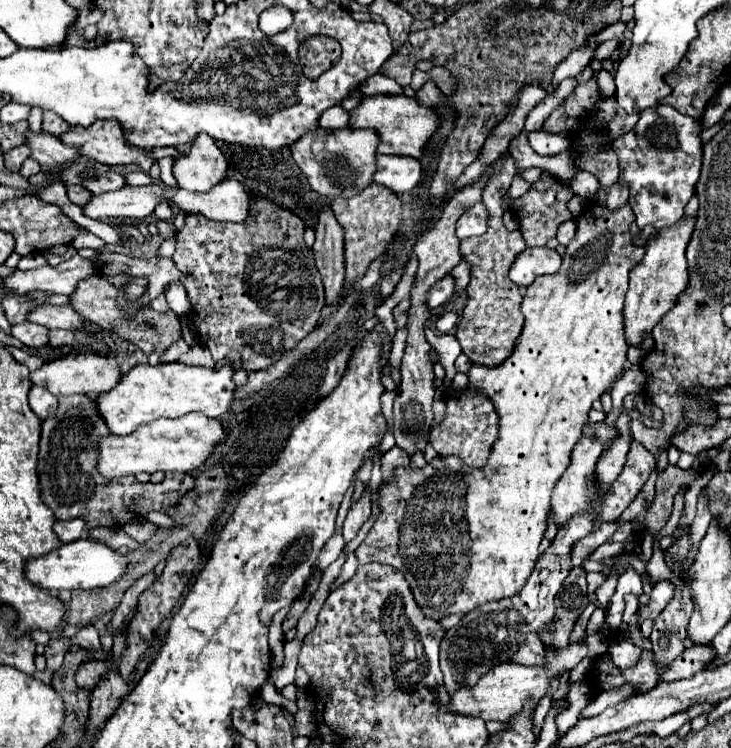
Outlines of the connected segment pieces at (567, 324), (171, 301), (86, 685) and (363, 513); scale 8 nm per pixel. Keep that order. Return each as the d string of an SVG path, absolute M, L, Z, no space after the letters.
M590 203L584 213L578 219L578 231L574 235L574 239L570 241L570 245L566 247L566 253L562 257L562 267L552 273L552 275L542 275L538 277L532 285L526 287L526 293L522 297L522 305L520 311L524 315L524 327L522 333L518 337L518 343L514 345L512 355L496 365L496 367L486 367L486 365L478 365L474 363L472 369L468 371L468 387L484 393L492 403L494 409L498 413L500 419L500 427L498 427L498 441L492 447L492 453L488 457L488 463L482 469L472 469L468 465L438 465L436 461L426 463L424 469L412 469L412 467L396 467L394 475L384 481L380 485L380 495L378 495L378 517L370 529L370 533L366 535L366 539L360 543L360 547L354 551L354 555L358 557L358 561L378 561L378 563L388 563L392 567L396 567L398 571L404 573L404 577L410 583L414 601L418 603L418 607L422 609L422 613L428 619L444 619L448 615L466 615L478 607L482 607L484 603L490 601L500 601L506 597L512 597L516 593L522 591L522 587L526 585L526 579L530 577L536 559L538 559L538 545L544 537L546 531L546 513L550 509L550 493L554 483L558 481L558 477L562 475L562 471L566 471L568 463L570 463L570 451L574 447L574 443L580 439L582 427L588 421L588 411L592 409L592 403L612 387L612 383L622 375L624 371L624 361L626 361L626 337L624 337L624 295L628 291L628 273L638 265L638 261L644 255L644 247L636 247L630 241L630 223L634 221L634 213L630 209L630 205L626 203L624 207L620 207L618 211L610 213L606 209L602 209L596 203Z
M172 283L172 285L168 285L166 301L168 301L168 307L170 307L176 315L180 315L180 317L190 313L190 301L188 301L188 295L186 295L186 289L184 289L182 283Z
M88 659L82 663L82 667L76 671L76 685L80 689L92 689L100 683L100 679L106 675L104 661L100 659Z
M366 485L360 501L356 501L350 507L348 515L346 515L346 521L344 521L344 527L342 527L344 541L350 541L350 539L356 537L356 533L360 531L360 527L368 521L370 513L372 513L372 493L370 493L370 487Z

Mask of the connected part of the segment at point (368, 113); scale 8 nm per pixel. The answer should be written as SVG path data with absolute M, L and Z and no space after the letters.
M374 95L374 97L364 97L362 103L350 111L350 127L368 127L376 129L380 135L380 145L378 153L394 153L394 155L408 155L414 159L420 159L424 155L424 147L430 141L430 137L436 133L440 127L442 119L440 113L436 113L432 107L420 105L416 97L406 97L406 95Z

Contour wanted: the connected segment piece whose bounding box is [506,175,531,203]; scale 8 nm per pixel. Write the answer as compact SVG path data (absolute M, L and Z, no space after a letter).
M515 175L506 194L506 198L512 203L515 199L522 196L526 191L528 191L530 187L530 183L528 183L522 177Z

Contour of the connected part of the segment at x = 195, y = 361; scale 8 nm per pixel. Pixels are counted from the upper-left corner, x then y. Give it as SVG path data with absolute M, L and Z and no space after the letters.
M195 345L186 353L180 357L182 363L190 366L203 366L208 368L214 368L216 361L211 356L211 353L207 347Z

